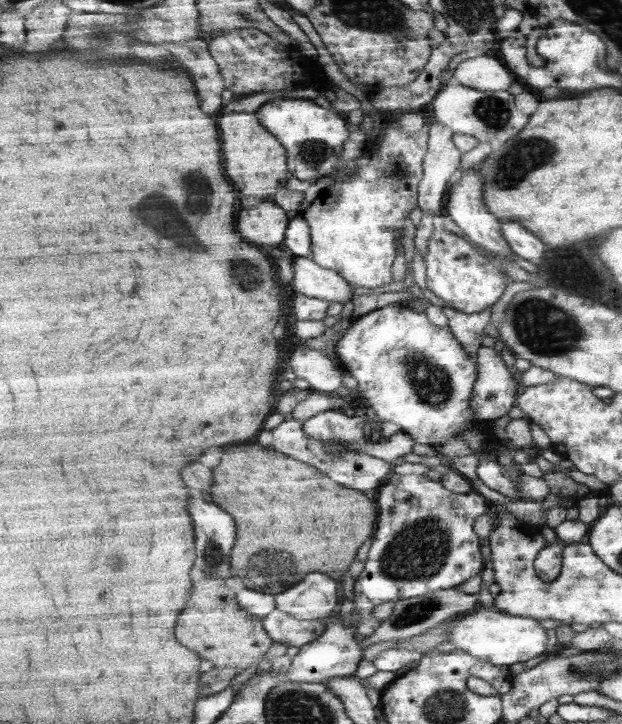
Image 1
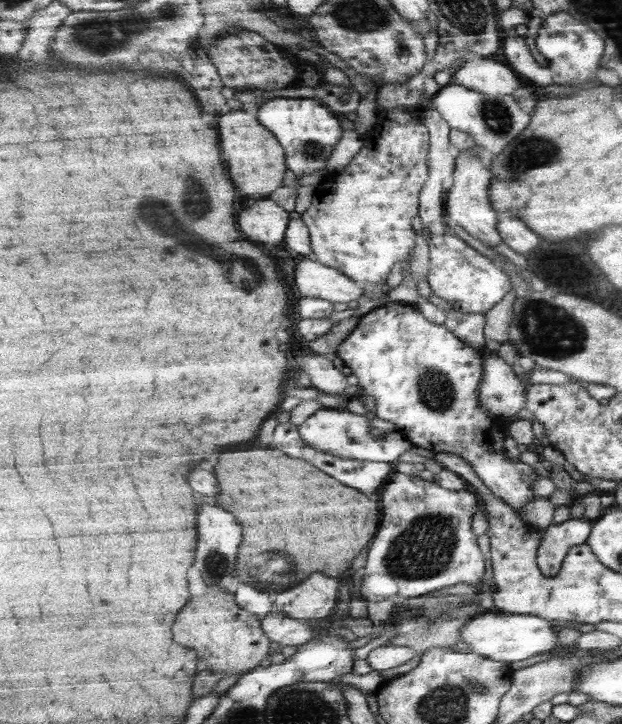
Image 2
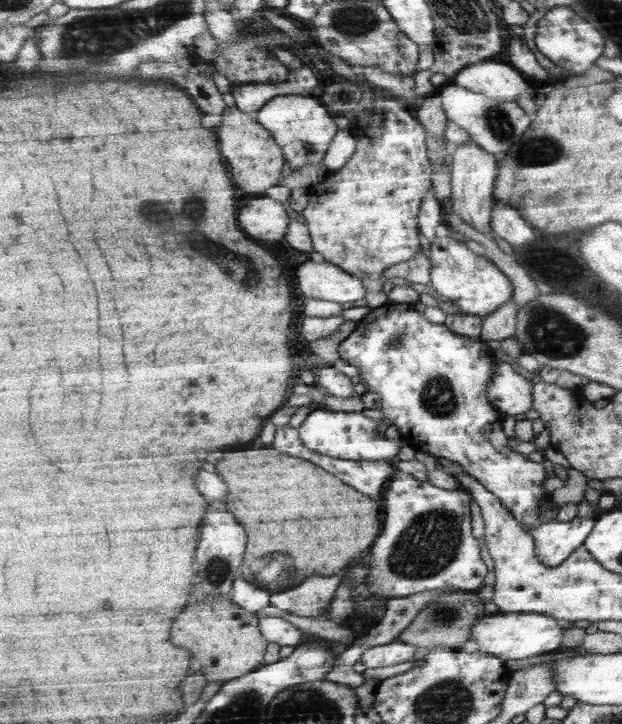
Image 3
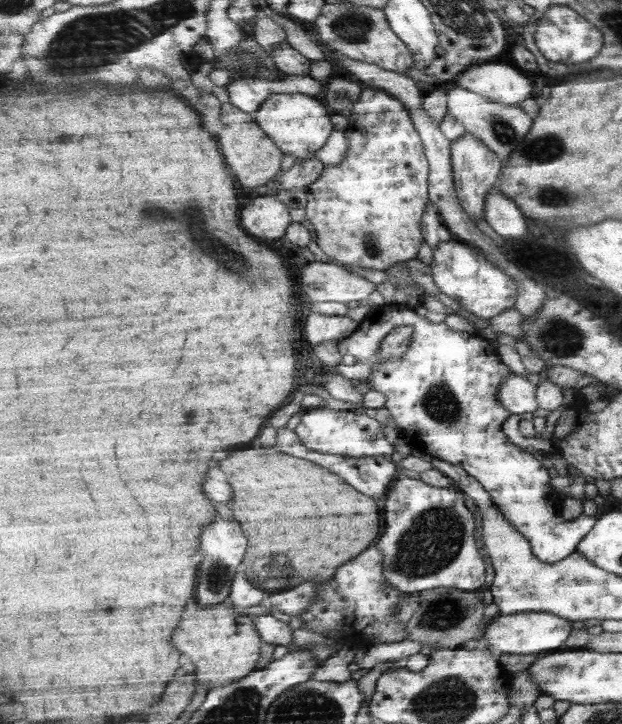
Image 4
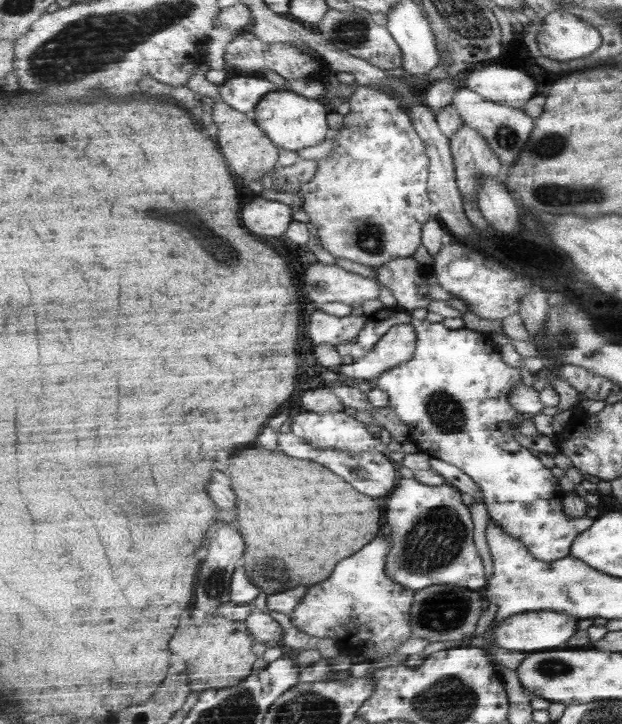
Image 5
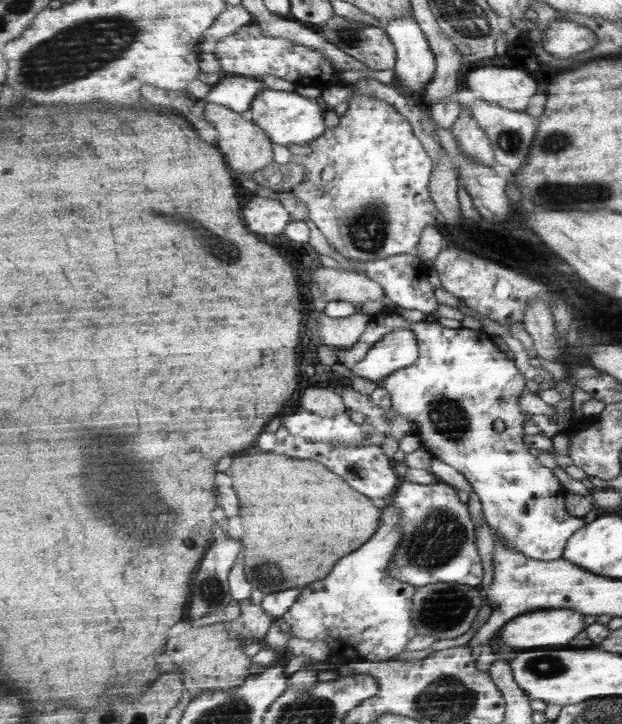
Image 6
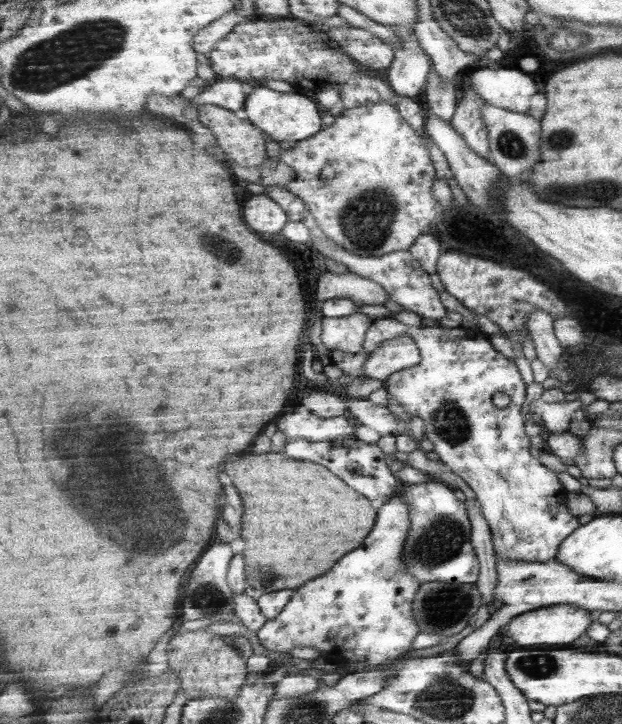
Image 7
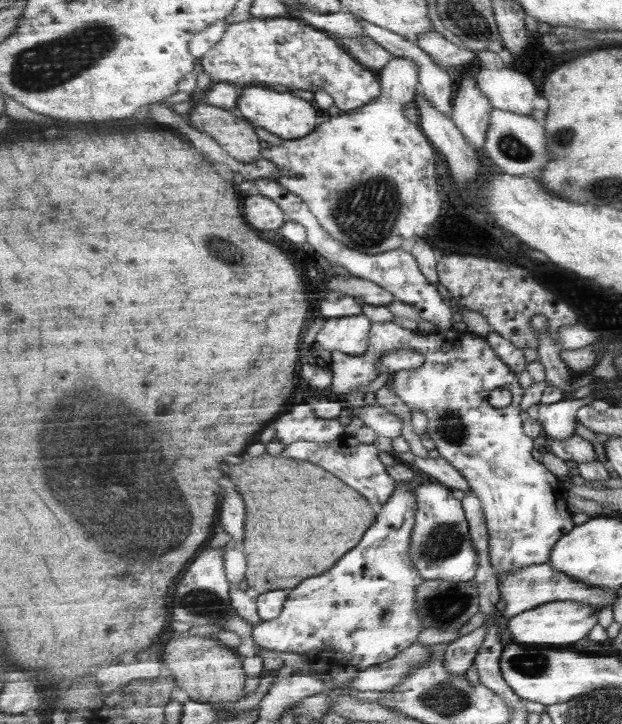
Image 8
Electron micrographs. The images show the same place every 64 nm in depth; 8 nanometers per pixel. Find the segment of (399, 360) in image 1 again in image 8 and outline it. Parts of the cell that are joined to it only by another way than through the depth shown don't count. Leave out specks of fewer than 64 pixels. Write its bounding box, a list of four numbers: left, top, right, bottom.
[329,321,577,578]

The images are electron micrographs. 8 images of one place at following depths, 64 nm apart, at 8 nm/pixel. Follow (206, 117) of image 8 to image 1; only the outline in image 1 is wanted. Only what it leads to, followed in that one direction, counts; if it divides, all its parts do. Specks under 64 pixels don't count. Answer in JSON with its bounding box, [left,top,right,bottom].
[217,113,292,200]

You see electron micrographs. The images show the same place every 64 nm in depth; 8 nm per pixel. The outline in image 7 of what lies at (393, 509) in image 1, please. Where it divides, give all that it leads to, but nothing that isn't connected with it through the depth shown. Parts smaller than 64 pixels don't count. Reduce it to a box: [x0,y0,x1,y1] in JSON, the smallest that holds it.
[400,482,480,585]

